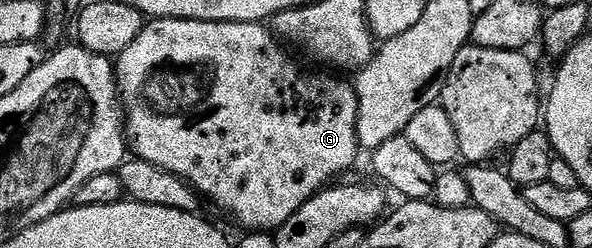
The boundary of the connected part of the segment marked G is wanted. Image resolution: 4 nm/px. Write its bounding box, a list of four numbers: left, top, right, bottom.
[115,17,359,231]

